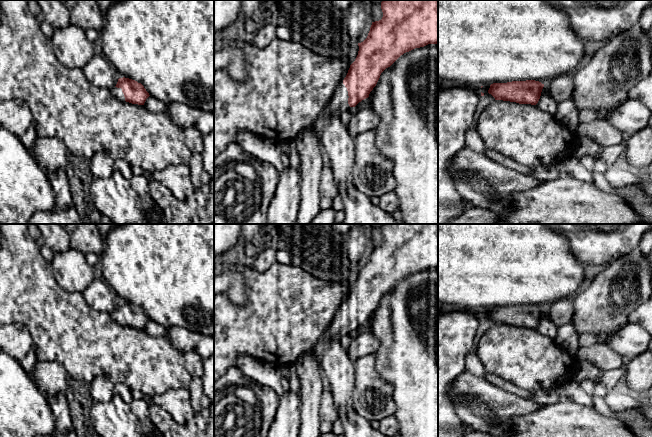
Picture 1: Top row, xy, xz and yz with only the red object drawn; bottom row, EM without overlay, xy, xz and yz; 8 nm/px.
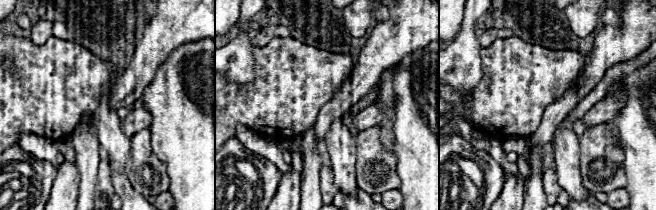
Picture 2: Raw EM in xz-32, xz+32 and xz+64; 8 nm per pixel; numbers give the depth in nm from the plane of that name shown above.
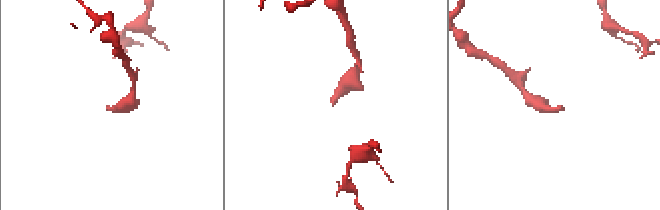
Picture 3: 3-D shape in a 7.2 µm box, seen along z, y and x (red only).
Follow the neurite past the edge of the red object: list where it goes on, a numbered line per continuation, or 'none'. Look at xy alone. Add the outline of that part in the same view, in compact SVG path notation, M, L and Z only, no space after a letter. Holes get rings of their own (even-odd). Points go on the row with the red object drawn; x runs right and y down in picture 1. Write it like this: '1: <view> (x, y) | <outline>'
1: xy (117, 92) | M113 87L113 88L111 89L111 92L112 92L112 94L113 94L116 98L118 98L120 101L125 101L125 97L124 97L124 94L123 94L121 88Z

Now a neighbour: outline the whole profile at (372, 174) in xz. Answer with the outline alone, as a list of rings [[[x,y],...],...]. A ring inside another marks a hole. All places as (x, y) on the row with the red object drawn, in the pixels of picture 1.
[[[375,130],[354,138],[355,161],[352,168],[354,188],[368,199],[380,197],[396,188],[393,164],[382,156],[376,144]]]

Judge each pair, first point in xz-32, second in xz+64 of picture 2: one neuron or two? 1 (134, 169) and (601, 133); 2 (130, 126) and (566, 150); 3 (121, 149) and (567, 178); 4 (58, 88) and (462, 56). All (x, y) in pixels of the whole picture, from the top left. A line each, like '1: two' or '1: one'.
1: one
2: two
3: one
4: two

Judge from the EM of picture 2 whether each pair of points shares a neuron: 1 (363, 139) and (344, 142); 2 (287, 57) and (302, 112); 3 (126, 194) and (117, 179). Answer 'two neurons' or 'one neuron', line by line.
1: two neurons
2: one neuron
3: one neuron

